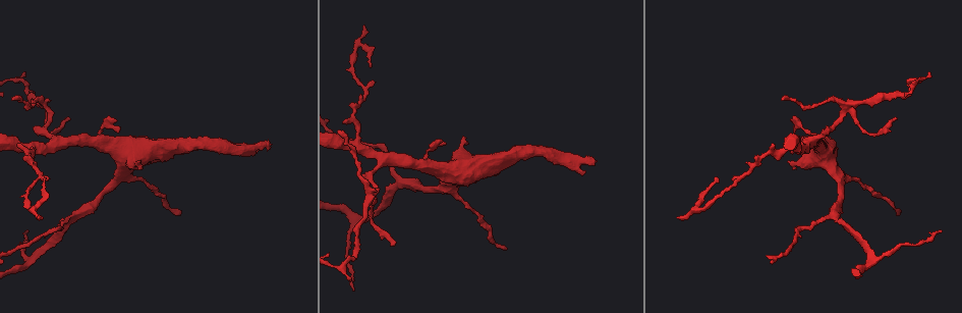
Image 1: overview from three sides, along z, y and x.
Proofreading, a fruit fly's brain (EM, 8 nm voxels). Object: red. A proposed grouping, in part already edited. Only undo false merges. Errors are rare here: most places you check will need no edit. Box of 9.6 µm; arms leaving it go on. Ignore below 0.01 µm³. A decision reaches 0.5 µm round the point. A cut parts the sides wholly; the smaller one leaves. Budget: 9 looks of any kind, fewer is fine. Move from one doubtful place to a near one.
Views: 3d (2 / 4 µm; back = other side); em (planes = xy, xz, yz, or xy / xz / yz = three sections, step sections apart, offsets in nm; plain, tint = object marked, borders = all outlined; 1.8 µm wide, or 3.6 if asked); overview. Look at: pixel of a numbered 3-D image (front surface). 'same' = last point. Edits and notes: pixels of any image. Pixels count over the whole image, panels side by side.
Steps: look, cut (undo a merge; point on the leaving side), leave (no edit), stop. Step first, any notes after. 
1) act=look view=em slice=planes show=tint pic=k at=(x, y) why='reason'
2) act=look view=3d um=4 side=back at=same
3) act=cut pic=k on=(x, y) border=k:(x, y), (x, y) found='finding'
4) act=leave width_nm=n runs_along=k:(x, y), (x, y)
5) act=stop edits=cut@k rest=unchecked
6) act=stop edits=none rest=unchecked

act=look view=3d um=2 pic=1 at=(846, 112) why='thick turns thin'

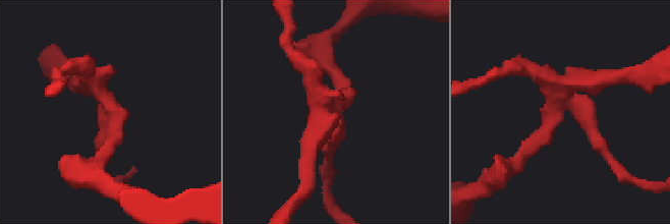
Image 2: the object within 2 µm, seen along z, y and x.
act=look view=em slice=planes show=tint pic=2 at=(113, 111) arms=4 why='need the tissue'

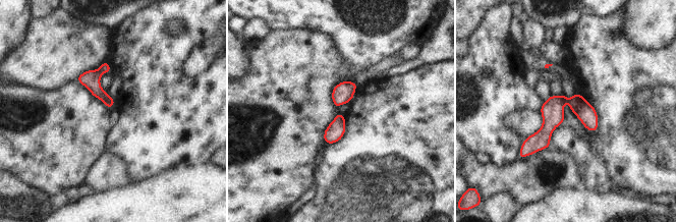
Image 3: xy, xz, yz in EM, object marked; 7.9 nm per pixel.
act=cut pic=3 on=(109, 103) border=3:(109, 98), (103, 102) found='two neurons meet here'

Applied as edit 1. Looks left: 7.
act=look view=3d um=2 side=back pic=1 at=(870, 258) why='branch point'

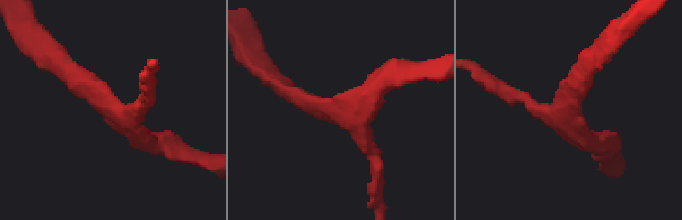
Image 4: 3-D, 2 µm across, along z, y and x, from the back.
act=look view=em slice=planes show=tint pic=4 at=(121, 115) arms=3

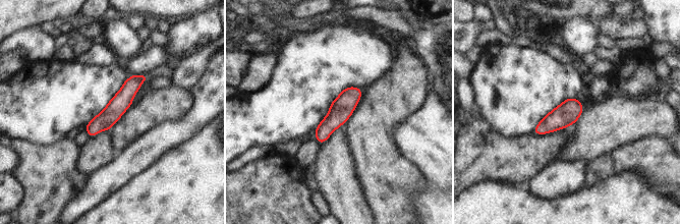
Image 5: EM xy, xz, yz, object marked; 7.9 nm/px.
act=leave runs_along=5:(144, 77), (91, 132) found='all the same neuron'

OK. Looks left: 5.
act=look view=em slice=xy step=16 show=tint pic=1 at=(697, 210) why='abrupt turn'

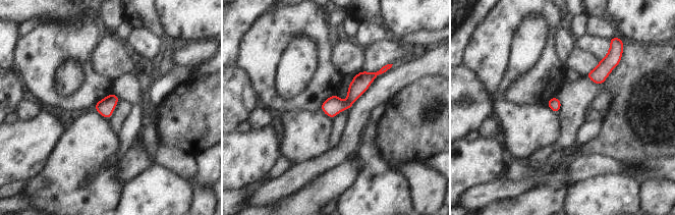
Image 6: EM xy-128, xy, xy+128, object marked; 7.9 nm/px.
act=leave width_nm=100 found='all the same neuron'

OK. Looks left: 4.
act=look view=3d um=4 side=back pic=1 at=(919, 81) why='abrupt turn'

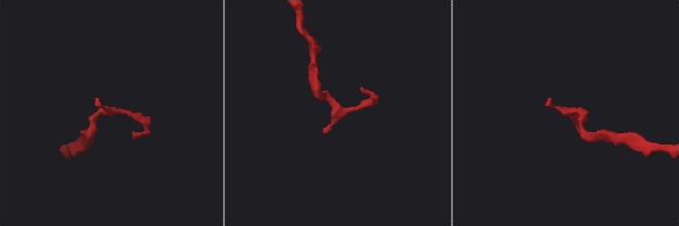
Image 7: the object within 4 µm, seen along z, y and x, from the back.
act=look view=em slice=planes show=tint pic=7 at=(566, 110) why='now the EM'

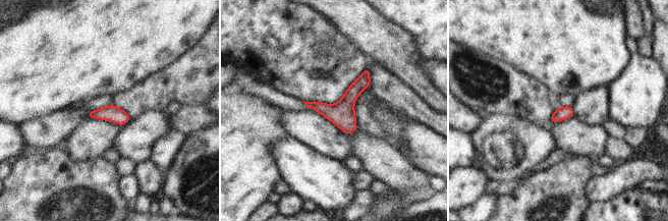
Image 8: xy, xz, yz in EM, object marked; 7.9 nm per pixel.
act=leave width_nm=110 found='continuous, no second neuron'

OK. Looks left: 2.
act=stop edits=cut@3 rest=unchecked

